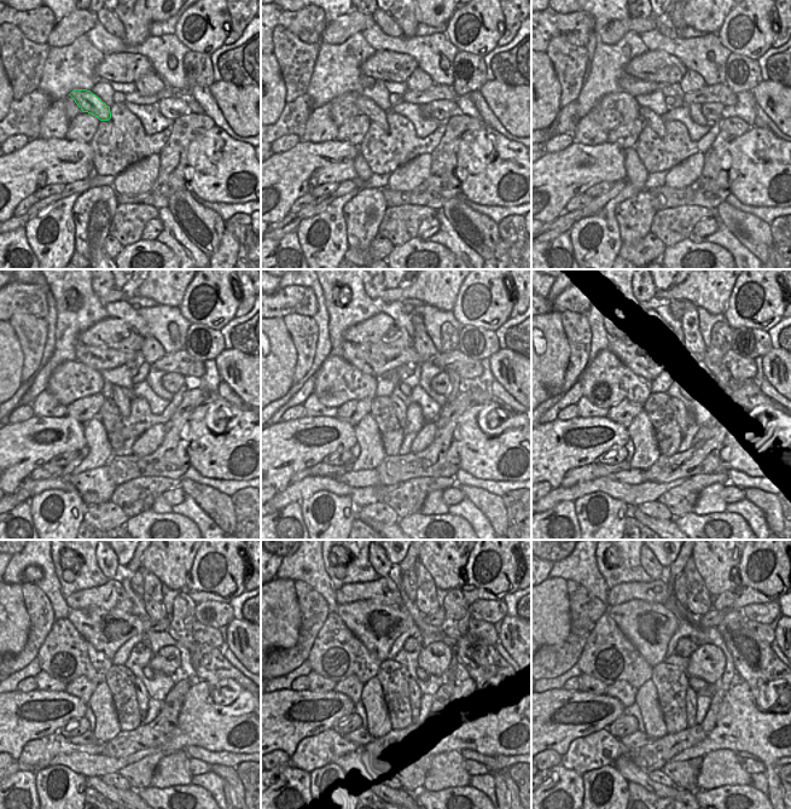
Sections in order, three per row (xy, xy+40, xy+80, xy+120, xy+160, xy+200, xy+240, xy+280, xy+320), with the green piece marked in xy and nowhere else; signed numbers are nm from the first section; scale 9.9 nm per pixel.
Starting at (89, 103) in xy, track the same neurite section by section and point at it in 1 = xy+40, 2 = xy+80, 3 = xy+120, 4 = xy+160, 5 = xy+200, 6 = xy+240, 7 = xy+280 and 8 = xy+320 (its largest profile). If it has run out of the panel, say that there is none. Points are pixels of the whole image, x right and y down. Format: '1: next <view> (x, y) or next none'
1: next xy+40 (366, 106)
2: next xy+80 (657, 123)
3: next xy+120 (123, 402)
4: next xy+160 (399, 406)
5: next xy+200 (681, 415)
6: next xy+240 (143, 698)
7: next xy+280 (414, 692)
8: next xy+320 (691, 696)

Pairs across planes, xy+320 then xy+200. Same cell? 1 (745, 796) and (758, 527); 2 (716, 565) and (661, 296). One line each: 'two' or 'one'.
1: two
2: one

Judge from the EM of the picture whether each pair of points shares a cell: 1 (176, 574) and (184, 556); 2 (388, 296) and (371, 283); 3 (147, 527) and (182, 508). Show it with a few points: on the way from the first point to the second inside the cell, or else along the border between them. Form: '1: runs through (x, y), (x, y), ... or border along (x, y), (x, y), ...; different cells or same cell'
1: runs through (176, 569), (179, 560); same cell
2: border along (387, 289), (378, 300); different cells
3: border along (173, 512), (186, 516), (198, 527); different cells

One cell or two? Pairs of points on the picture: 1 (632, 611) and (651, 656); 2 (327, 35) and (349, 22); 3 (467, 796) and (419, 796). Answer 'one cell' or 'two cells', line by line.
1: one cell
2: one cell
3: one cell

